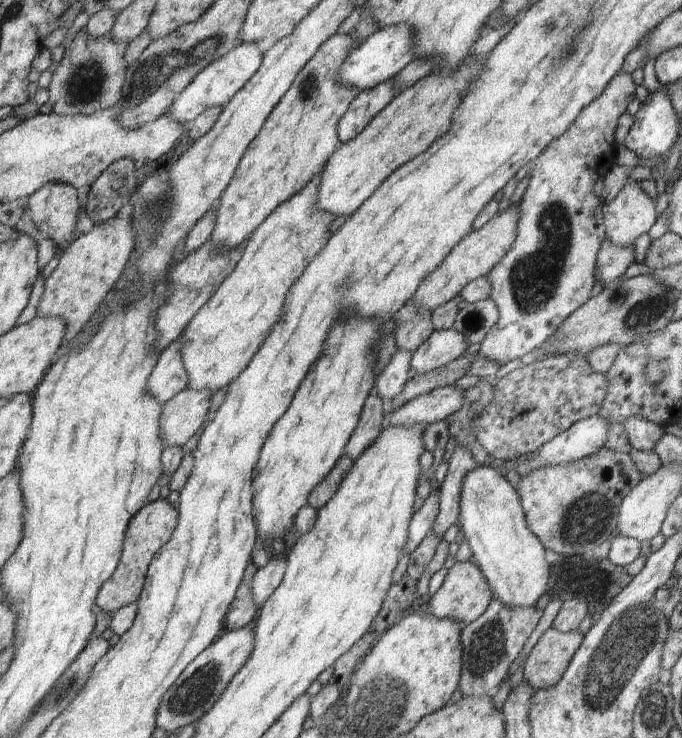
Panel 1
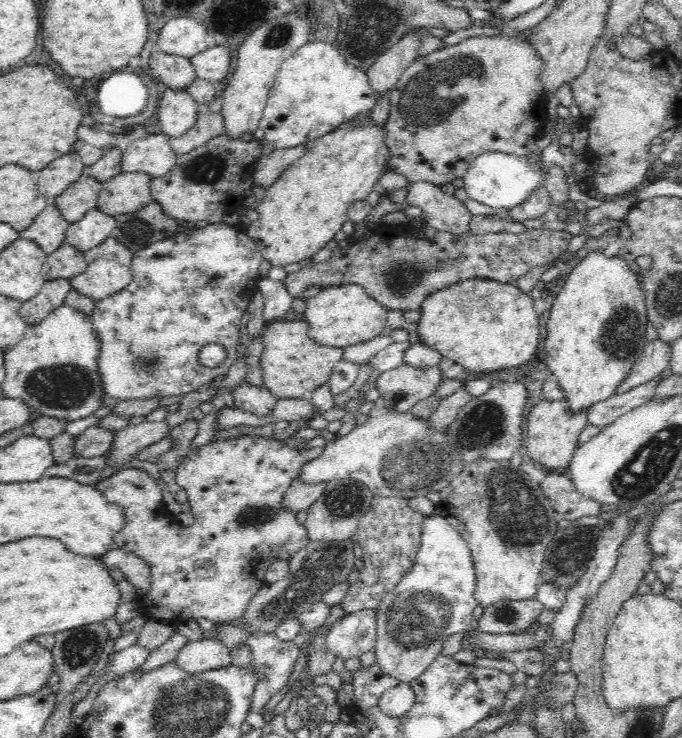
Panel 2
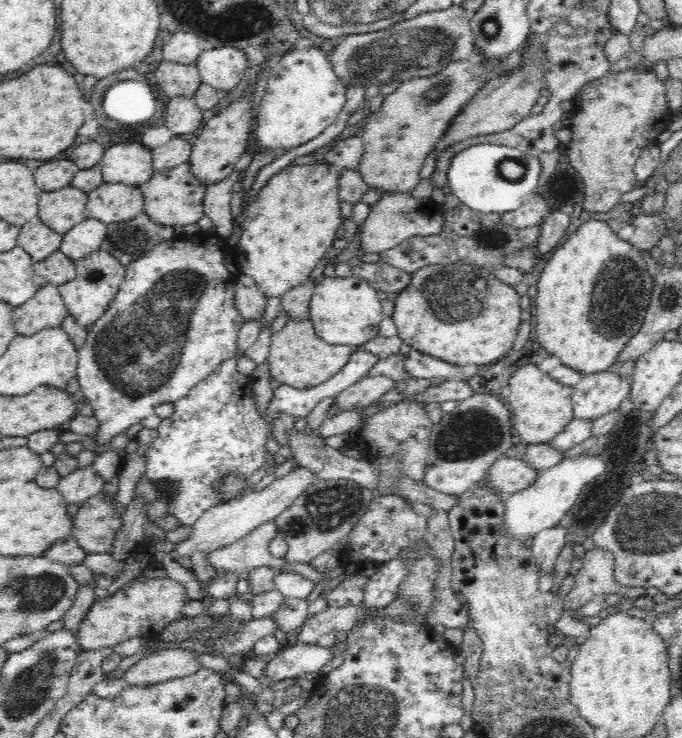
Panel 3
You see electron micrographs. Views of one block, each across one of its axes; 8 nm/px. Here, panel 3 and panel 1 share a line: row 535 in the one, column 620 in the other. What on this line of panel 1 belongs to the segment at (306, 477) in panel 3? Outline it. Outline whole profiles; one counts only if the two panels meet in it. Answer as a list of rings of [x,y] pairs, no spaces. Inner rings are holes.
[[[628,177],[627,183],[617,196],[609,203],[603,203],[602,212],[606,237],[614,246],[624,248],[624,246],[634,244],[636,238],[640,238],[642,234],[646,234],[654,226],[658,216],[656,214],[656,196],[649,184],[636,182]]]

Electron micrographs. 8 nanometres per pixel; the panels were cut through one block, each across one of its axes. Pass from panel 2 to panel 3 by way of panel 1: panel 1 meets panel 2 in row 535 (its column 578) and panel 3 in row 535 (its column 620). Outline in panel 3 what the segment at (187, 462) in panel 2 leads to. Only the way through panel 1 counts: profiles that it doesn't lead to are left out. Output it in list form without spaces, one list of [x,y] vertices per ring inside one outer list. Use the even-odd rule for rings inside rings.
[[[104,492],[80,506],[73,518],[71,534],[90,554],[108,553],[112,548],[122,514],[115,511],[116,498],[108,499]]]

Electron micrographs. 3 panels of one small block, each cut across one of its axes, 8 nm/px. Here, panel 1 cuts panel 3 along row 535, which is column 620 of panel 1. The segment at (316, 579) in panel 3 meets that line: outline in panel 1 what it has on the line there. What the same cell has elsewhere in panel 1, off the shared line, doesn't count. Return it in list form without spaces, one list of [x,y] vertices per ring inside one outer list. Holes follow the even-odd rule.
[[[606,237],[597,254],[595,273],[600,278],[599,283],[607,286],[609,282],[616,281],[626,270],[634,264],[636,248],[630,246],[614,246]]]

